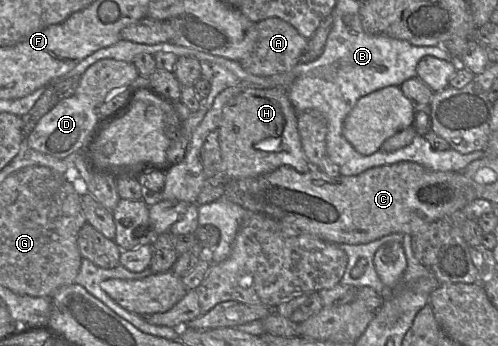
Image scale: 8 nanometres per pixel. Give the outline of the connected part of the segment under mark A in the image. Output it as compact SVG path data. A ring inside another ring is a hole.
M271 17L255 23L257 41L253 51L240 60L241 66L257 76L270 76L291 70L300 62L309 39L286 21Z

